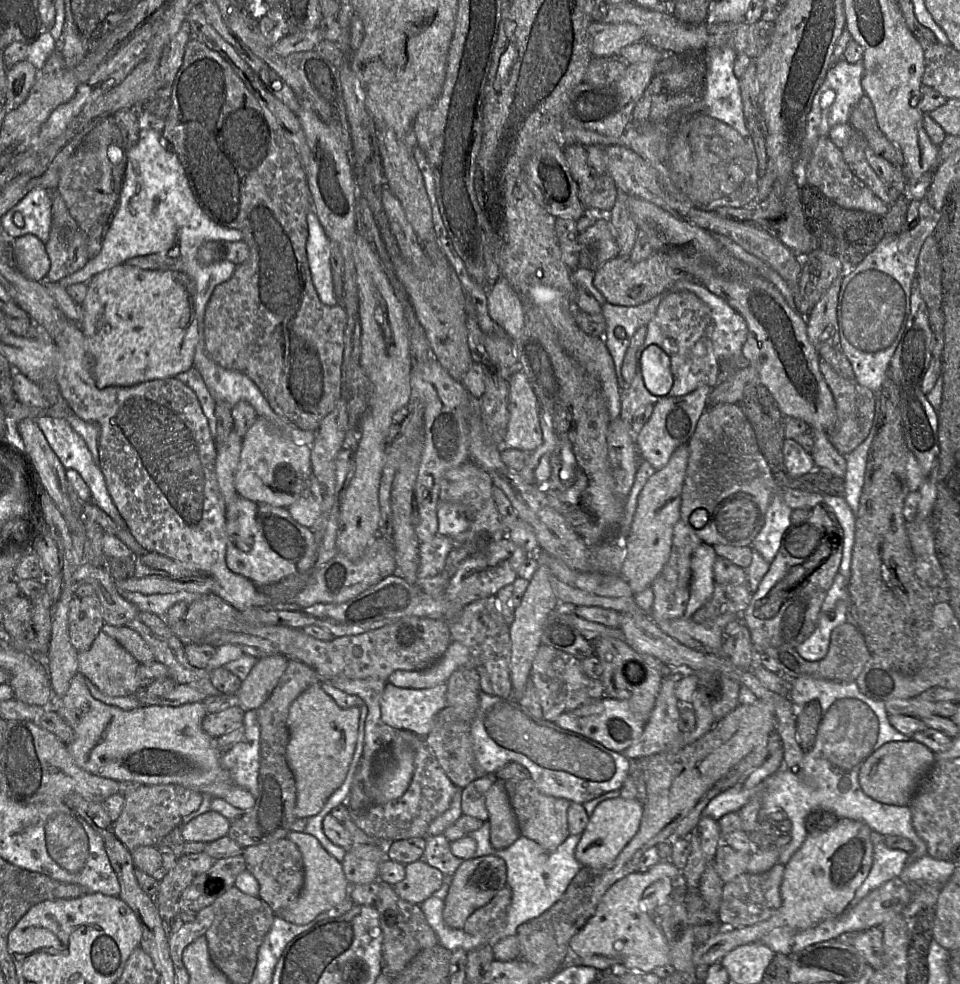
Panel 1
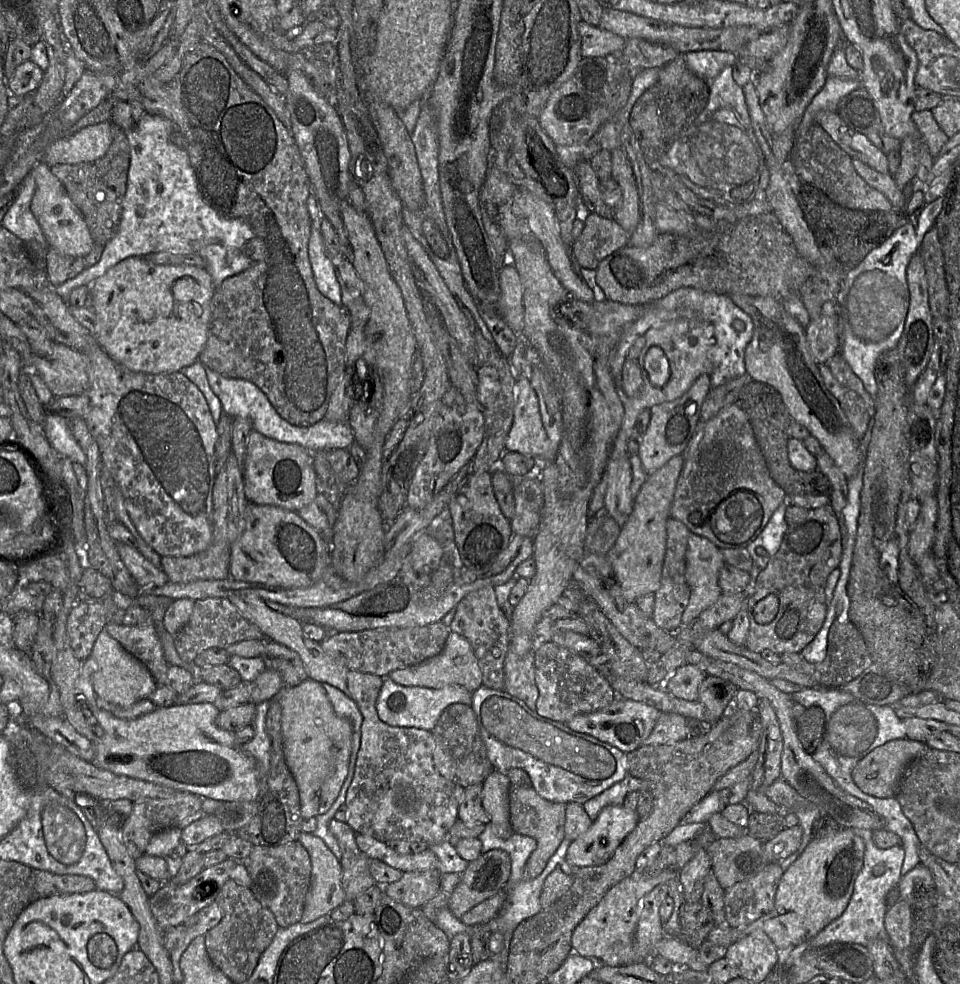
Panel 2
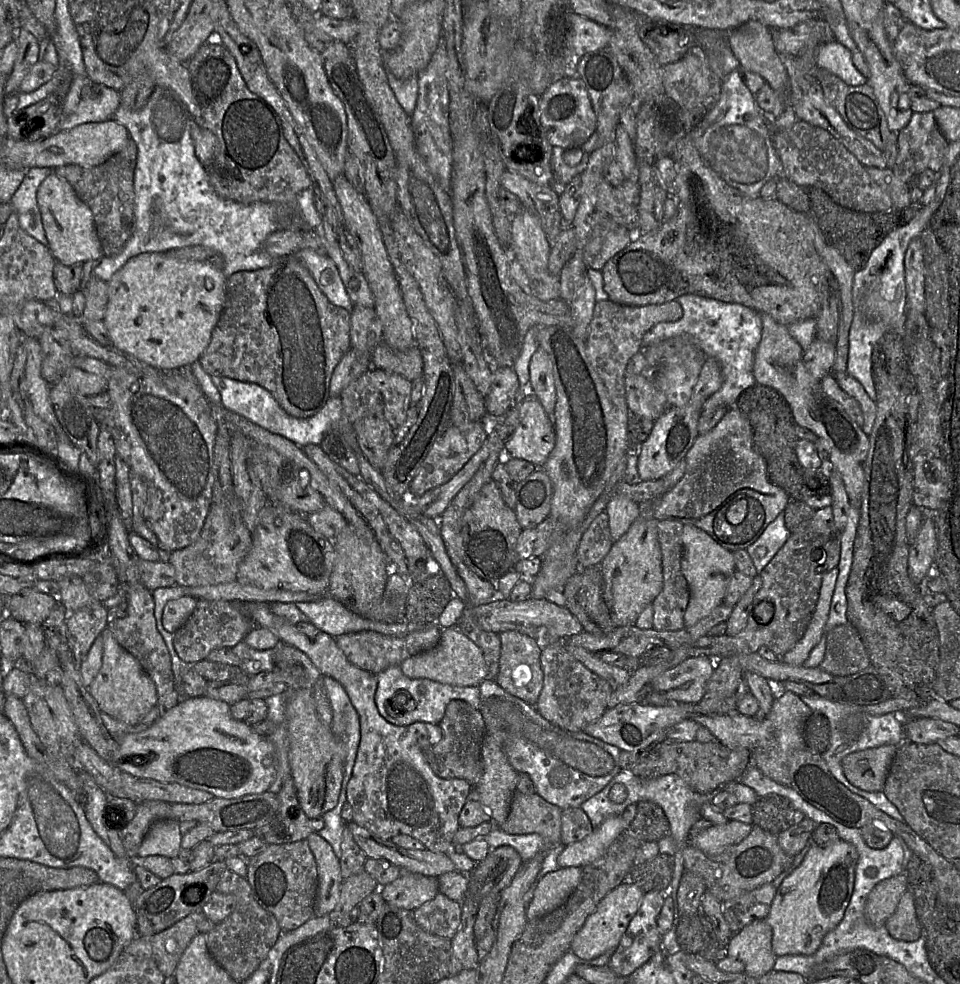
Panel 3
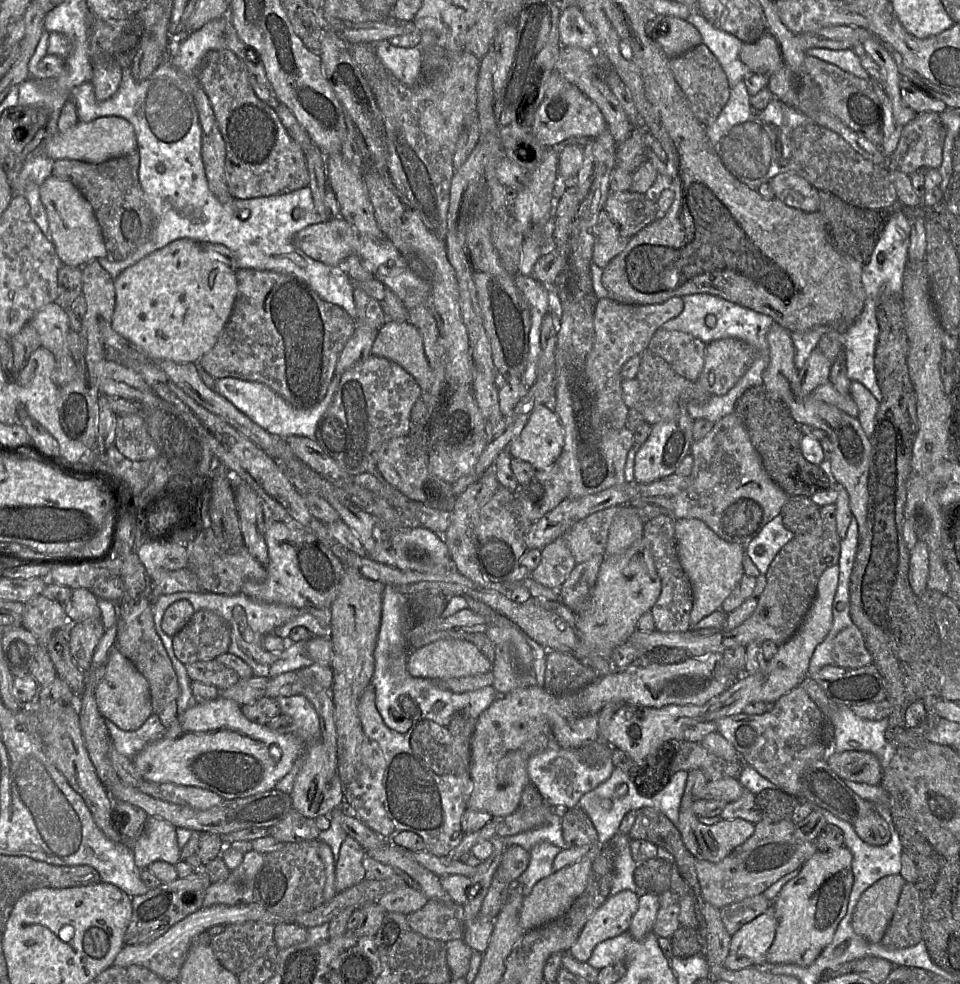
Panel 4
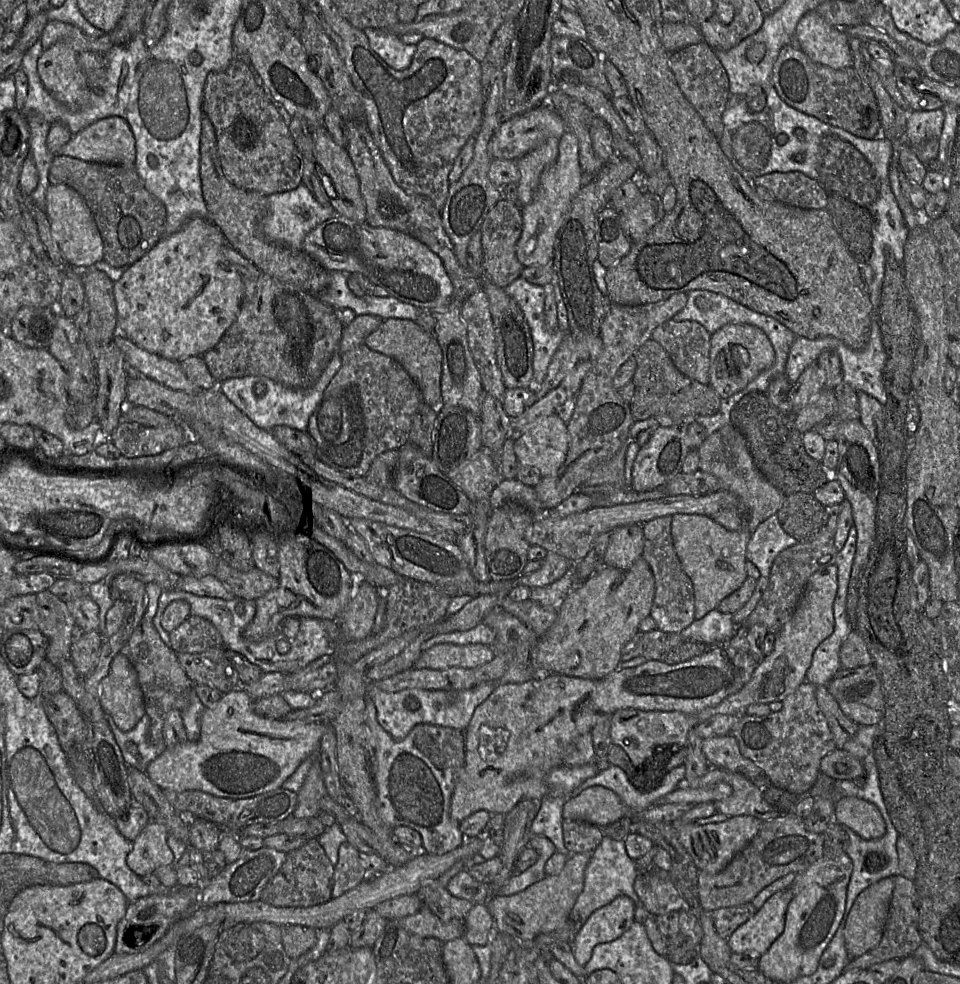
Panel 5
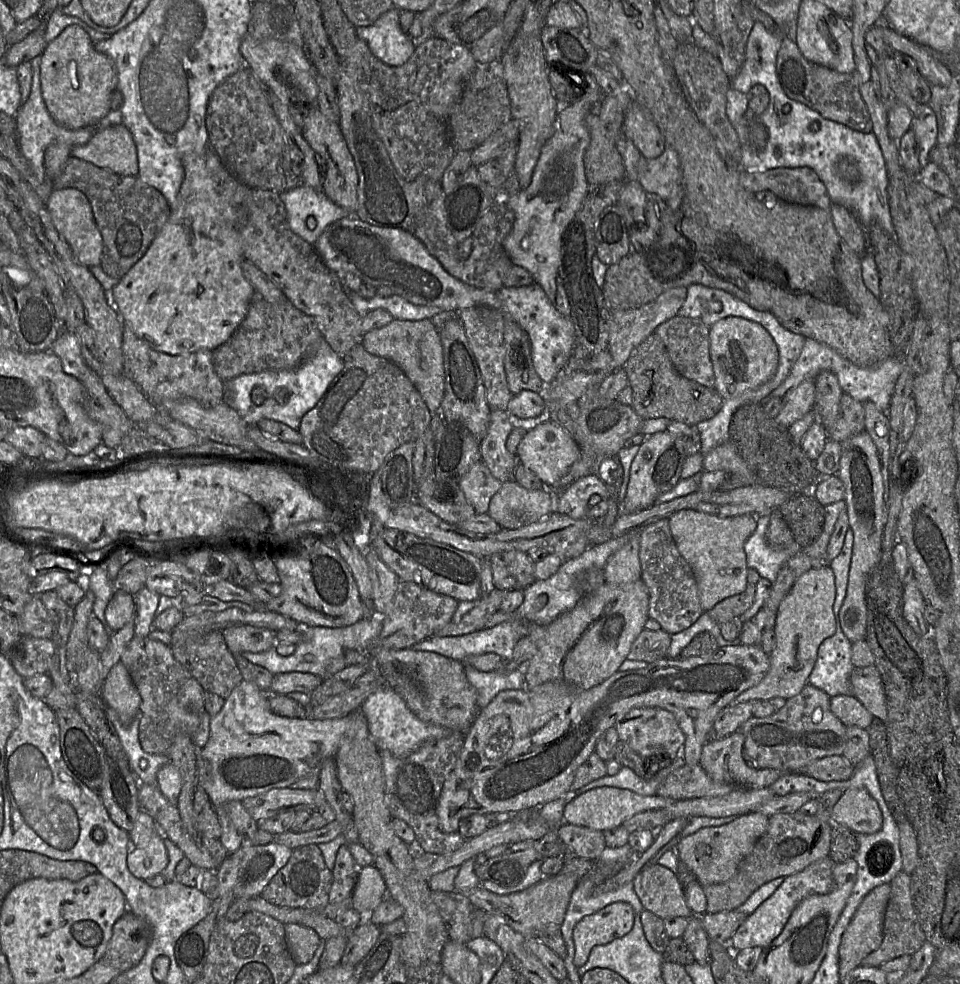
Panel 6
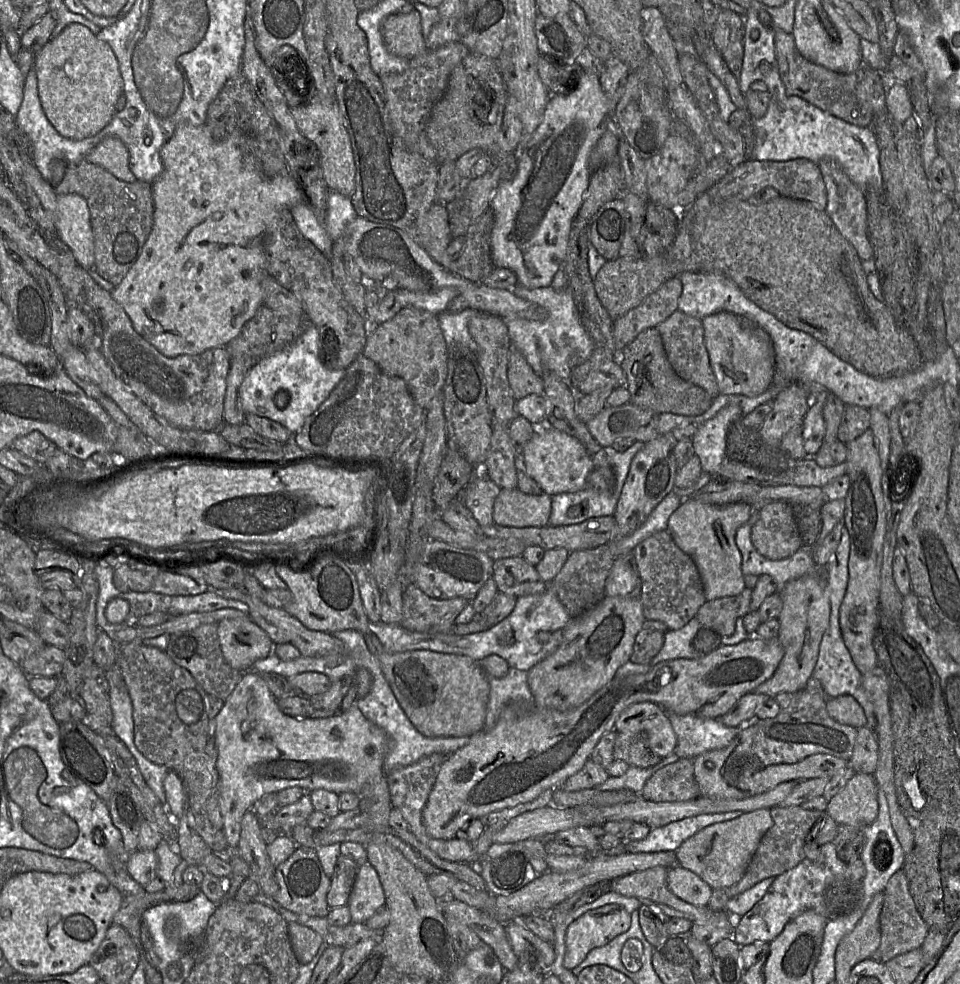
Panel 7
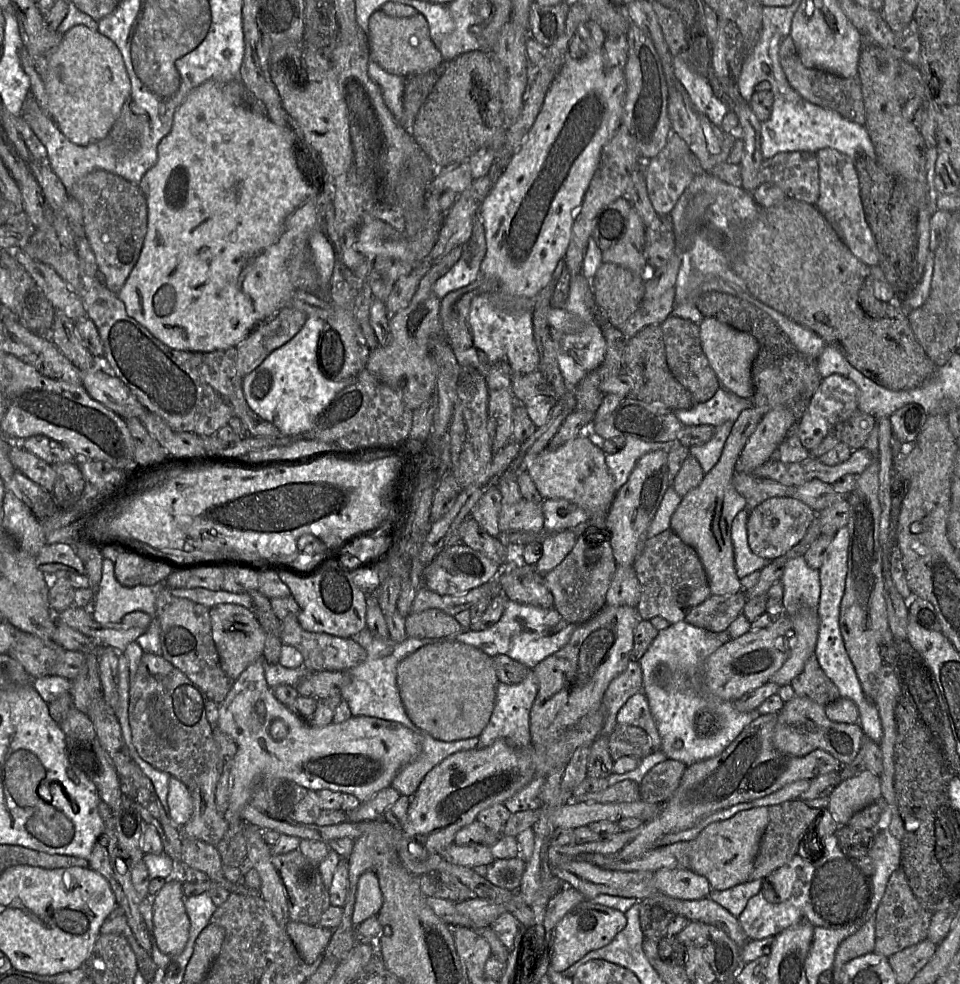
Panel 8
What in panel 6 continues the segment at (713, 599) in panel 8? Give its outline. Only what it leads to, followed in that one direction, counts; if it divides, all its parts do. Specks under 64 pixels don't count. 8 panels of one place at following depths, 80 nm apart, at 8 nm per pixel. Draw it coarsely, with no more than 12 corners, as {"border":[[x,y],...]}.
{"border":[[756,585],[706,611],[727,640],[738,637],[734,618],[753,603]]}

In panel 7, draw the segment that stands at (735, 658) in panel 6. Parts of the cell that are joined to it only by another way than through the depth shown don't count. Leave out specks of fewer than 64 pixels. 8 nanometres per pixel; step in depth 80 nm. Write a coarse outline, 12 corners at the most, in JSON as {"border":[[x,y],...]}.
{"border":[[778,636],[613,678],[571,710],[503,709],[448,755],[433,838],[584,766],[622,711],[718,718],[769,679]]}

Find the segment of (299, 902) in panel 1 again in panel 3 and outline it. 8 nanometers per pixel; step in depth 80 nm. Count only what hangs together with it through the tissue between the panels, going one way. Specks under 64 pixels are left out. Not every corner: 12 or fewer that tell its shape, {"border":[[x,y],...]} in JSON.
{"border":[[306,840],[318,872],[314,916],[335,908],[344,879],[332,846]]}

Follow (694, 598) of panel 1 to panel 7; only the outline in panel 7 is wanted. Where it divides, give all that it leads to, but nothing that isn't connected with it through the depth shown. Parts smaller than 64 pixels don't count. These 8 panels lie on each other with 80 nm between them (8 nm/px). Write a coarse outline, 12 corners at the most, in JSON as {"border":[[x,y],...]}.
{"border":[[687,498],[667,531],[693,559],[706,600],[746,587],[735,534],[746,502]]}

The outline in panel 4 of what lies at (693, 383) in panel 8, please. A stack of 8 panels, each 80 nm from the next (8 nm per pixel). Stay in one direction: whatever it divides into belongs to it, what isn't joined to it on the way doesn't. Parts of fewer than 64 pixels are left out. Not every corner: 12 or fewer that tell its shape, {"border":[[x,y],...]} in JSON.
{"border":[[659,328],[648,349],[680,376],[697,381],[706,346]]}

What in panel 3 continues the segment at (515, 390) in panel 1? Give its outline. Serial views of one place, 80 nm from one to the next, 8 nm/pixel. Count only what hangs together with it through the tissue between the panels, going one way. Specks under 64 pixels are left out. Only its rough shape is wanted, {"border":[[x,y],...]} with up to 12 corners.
{"border":[[529,391],[504,456],[542,468],[556,442],[553,421]]}

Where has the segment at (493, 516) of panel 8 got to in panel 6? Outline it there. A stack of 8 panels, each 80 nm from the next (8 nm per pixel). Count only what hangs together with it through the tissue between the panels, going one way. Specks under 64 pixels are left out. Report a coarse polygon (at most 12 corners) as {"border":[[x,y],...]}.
{"border":[[480,461],[458,480],[475,512],[488,513],[502,482]]}

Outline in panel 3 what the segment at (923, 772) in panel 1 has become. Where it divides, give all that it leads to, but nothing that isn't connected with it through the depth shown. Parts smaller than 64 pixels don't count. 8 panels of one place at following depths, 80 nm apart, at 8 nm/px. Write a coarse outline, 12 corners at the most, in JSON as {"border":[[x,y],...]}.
{"border":[[898,746],[846,755],[842,768],[854,786],[882,791]]}

